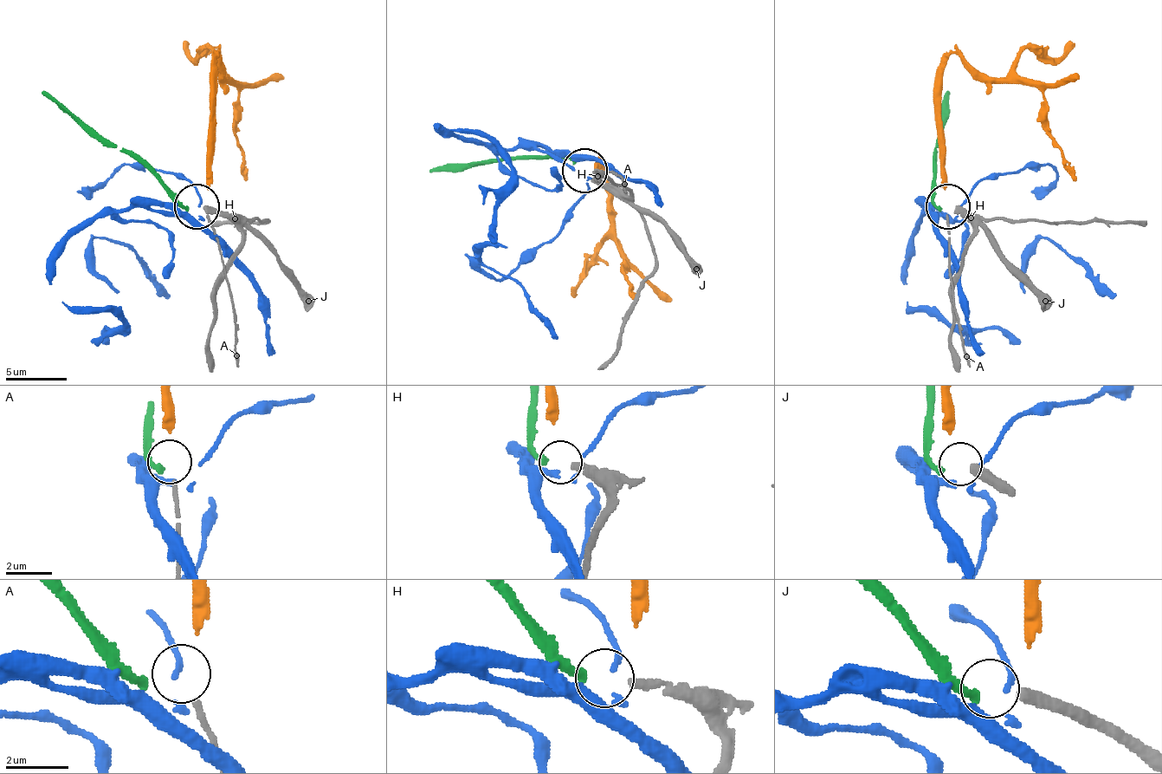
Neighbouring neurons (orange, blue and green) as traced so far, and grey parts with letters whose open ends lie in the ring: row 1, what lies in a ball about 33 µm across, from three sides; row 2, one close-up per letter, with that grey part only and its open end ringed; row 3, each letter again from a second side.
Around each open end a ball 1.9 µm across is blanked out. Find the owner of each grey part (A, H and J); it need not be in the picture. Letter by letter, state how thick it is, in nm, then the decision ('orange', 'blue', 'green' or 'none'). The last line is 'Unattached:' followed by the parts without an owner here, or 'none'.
A: 190 nm | none
H: 220 nm | green
J: 360 nm | none
Unattached: A, J

